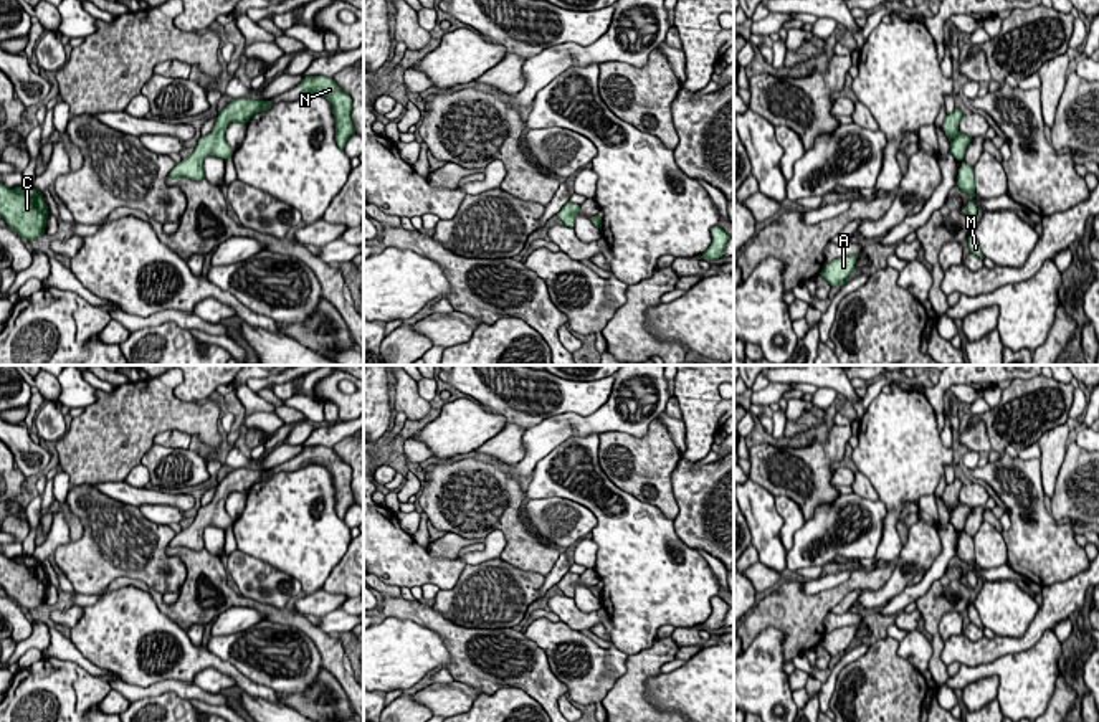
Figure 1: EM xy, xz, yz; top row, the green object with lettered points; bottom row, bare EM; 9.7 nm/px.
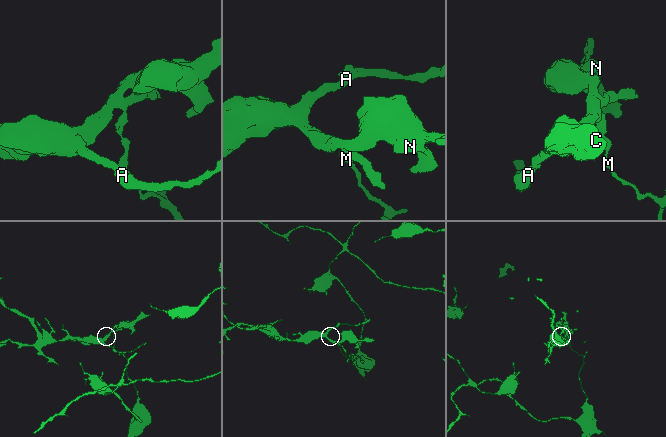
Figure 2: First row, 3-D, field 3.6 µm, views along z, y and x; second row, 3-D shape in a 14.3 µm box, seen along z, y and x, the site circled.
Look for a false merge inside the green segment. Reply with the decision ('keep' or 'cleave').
cleave

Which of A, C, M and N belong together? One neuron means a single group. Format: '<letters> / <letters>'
A C N / M

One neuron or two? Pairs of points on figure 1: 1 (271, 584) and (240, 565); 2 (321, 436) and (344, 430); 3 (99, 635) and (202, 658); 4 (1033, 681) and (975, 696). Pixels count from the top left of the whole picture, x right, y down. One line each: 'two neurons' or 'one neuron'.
1: one neuron
2: one neuron
3: one neuron
4: two neurons

